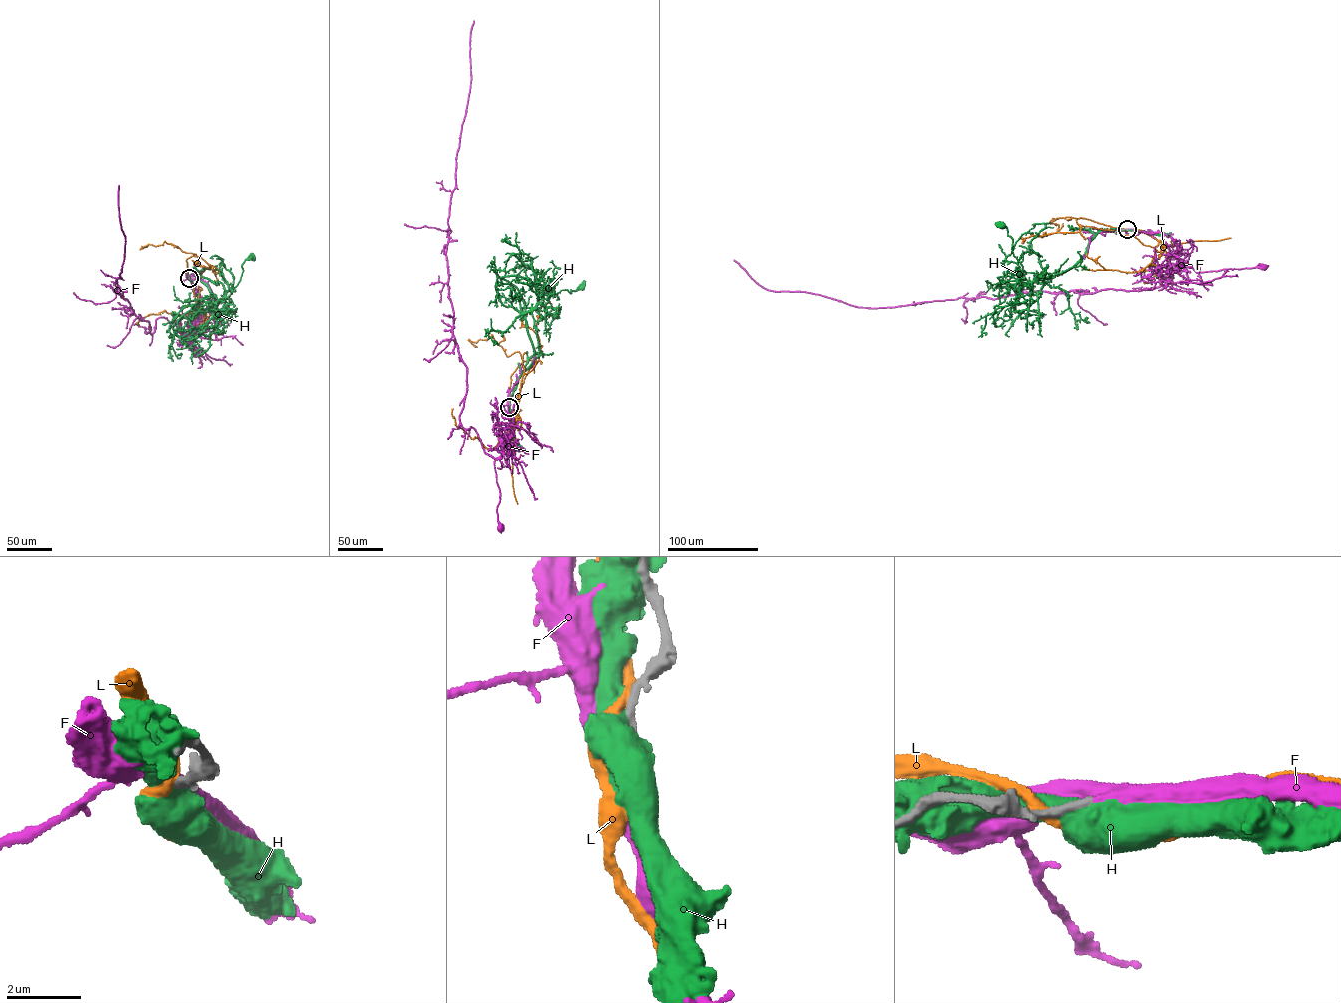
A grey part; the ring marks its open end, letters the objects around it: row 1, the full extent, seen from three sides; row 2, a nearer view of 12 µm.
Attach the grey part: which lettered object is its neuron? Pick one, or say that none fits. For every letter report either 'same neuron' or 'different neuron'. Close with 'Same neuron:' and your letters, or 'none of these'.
F: same neuron
H: different neuron
L: different neuron
Same neuron: F

